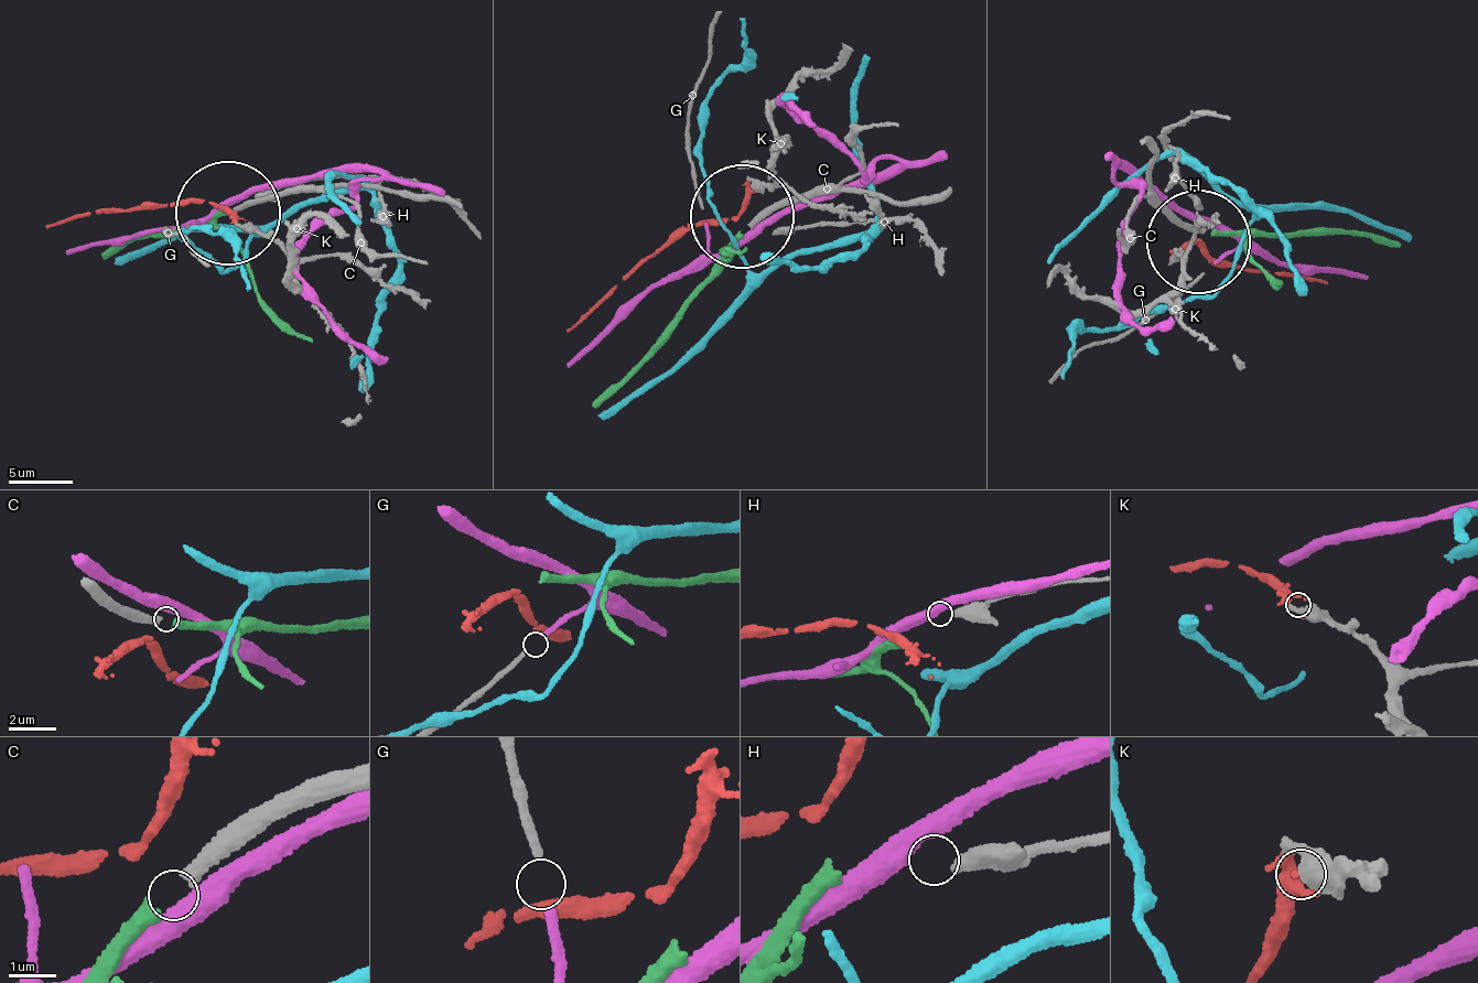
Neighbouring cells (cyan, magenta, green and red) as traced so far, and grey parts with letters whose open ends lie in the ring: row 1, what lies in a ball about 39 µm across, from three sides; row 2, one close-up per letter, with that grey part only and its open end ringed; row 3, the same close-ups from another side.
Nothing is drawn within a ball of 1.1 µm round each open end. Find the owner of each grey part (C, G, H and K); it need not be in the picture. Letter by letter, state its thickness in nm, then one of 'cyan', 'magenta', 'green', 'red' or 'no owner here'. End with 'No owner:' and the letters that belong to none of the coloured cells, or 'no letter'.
C: 280 nm thick; green
G: 170 nm thick; magenta
H: 400 nm thick; no owner here
K: 380 nm thick; red
No owner: H

